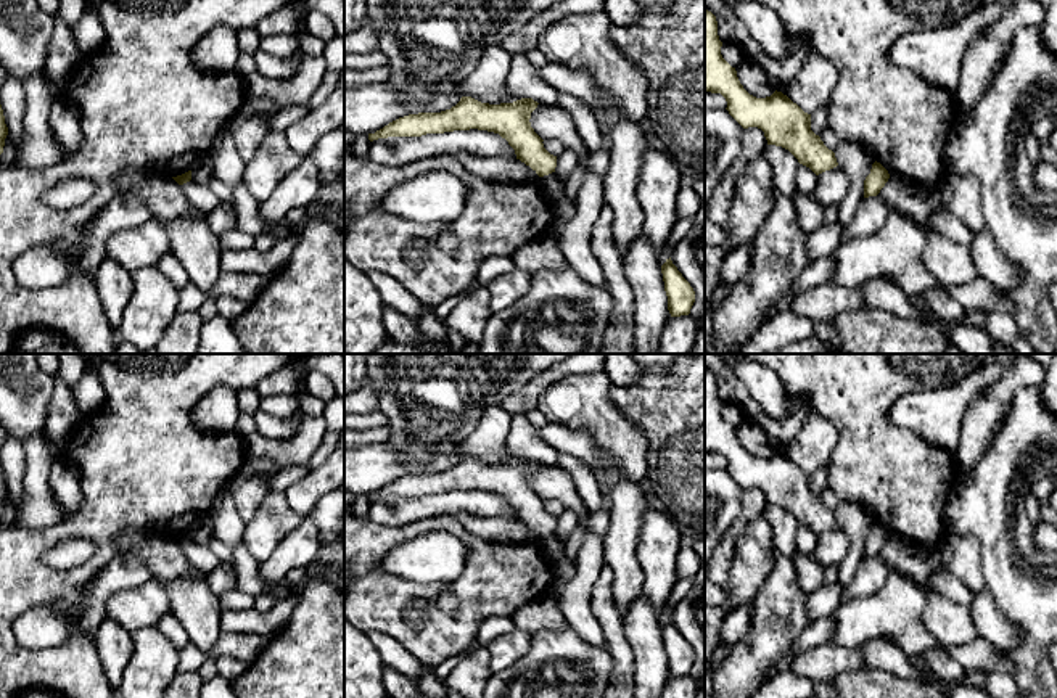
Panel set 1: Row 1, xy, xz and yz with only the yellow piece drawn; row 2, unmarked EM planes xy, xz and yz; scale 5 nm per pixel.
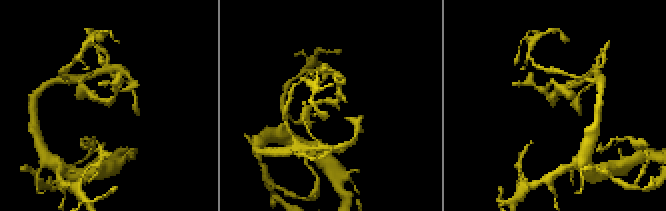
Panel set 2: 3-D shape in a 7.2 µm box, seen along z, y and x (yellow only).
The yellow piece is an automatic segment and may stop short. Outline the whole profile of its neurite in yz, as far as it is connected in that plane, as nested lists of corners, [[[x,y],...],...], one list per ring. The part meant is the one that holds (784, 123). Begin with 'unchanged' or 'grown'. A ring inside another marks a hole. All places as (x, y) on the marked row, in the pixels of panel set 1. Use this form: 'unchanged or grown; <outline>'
unchanged; [[[705,10],[705,92],[721,93],[727,101],[726,109],[743,129],[761,129],[767,145],[788,150],[800,164],[809,167],[816,175],[837,167],[835,153],[811,130],[811,114],[777,90],[766,98],[750,95],[740,84],[735,68],[722,58],[721,47],[716,16]]]

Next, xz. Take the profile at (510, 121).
unchanged; [[[462,96],[450,109],[399,117],[375,133],[368,133],[368,140],[422,137],[470,129],[487,130],[505,138],[515,150],[516,159],[529,166],[539,177],[544,177],[555,172],[557,156],[544,148],[544,140],[531,127],[531,113],[537,105],[533,98],[489,105],[471,96]]]

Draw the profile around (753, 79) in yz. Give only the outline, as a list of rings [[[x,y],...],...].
[[[745,58],[735,71],[740,84],[750,95],[766,98],[775,92],[774,84],[756,63]]]

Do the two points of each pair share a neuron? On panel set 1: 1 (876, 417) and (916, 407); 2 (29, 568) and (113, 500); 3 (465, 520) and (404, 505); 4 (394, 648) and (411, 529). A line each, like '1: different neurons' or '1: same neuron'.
1: different neurons
2: same neuron
3: different neurons
4: different neurons

